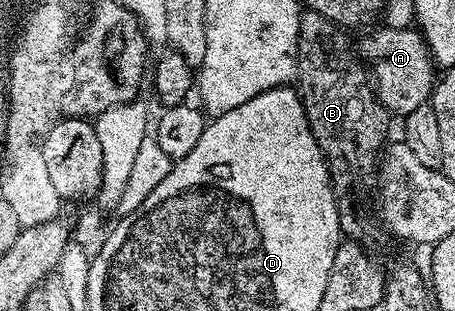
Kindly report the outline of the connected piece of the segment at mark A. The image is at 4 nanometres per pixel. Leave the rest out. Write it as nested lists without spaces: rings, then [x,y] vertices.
[[[414,27],[389,28],[367,40],[363,48],[367,51],[366,59],[375,63],[373,68],[373,87],[375,95],[387,107],[388,113],[407,117],[411,111],[424,107],[431,99],[431,93],[437,83],[437,65],[431,58],[431,51],[423,41],[422,32]]]

